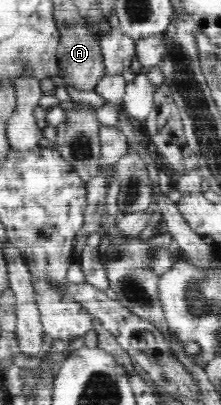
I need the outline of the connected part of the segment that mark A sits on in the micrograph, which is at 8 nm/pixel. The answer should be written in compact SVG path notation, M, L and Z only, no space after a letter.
M84 21L75 26L63 26L58 44L59 74L64 77L64 84L75 90L94 90L104 76L104 62L99 37L93 33Z

